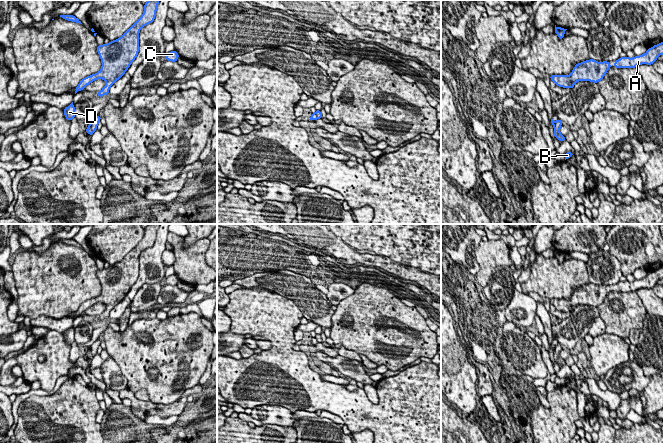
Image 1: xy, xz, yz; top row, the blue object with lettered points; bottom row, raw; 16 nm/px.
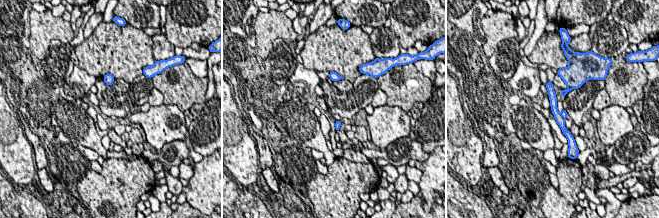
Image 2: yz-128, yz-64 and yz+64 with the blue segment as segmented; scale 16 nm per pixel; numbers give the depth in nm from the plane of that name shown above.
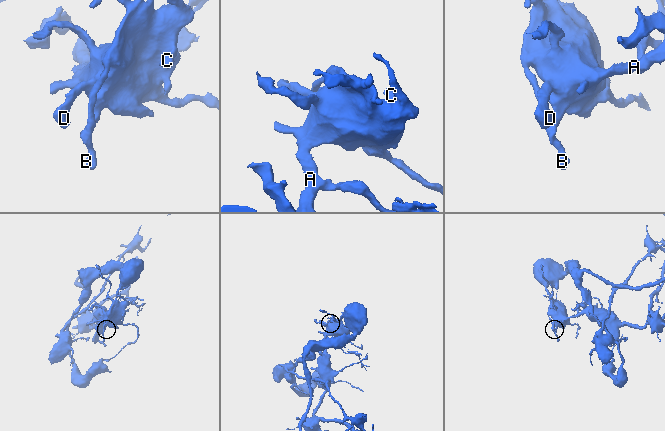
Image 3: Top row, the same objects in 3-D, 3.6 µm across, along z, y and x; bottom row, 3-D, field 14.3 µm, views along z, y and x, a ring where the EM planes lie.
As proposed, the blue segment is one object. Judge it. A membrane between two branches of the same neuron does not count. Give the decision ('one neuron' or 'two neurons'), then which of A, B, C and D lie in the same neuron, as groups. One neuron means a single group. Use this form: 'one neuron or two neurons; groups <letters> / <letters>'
two neurons; groups A C D / B

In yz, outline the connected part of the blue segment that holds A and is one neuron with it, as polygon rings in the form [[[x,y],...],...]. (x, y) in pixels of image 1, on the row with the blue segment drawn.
[[[663,42],[660,44],[654,45],[651,48],[647,49],[647,52],[640,56],[635,56],[633,58],[621,57],[620,59],[614,62],[614,67],[616,68],[635,68],[641,64],[651,65],[653,64],[659,55],[663,54]]]

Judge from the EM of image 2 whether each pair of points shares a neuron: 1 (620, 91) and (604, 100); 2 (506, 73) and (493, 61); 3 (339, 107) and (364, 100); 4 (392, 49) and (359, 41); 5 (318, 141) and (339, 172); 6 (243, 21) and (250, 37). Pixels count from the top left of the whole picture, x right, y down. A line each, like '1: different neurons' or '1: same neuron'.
1: different neurons
2: same neuron
3: same neuron
4: different neurons
5: different neurons
6: same neuron

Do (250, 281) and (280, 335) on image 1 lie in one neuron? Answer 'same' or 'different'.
different

